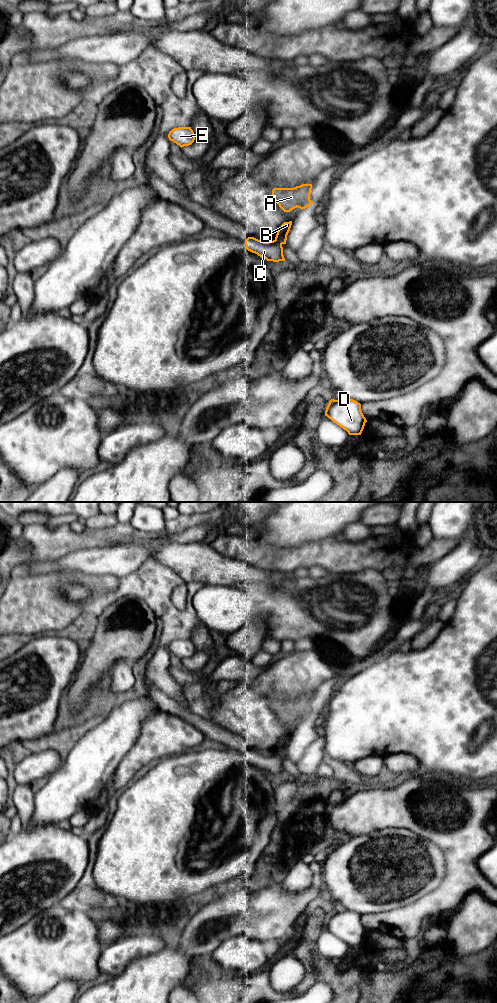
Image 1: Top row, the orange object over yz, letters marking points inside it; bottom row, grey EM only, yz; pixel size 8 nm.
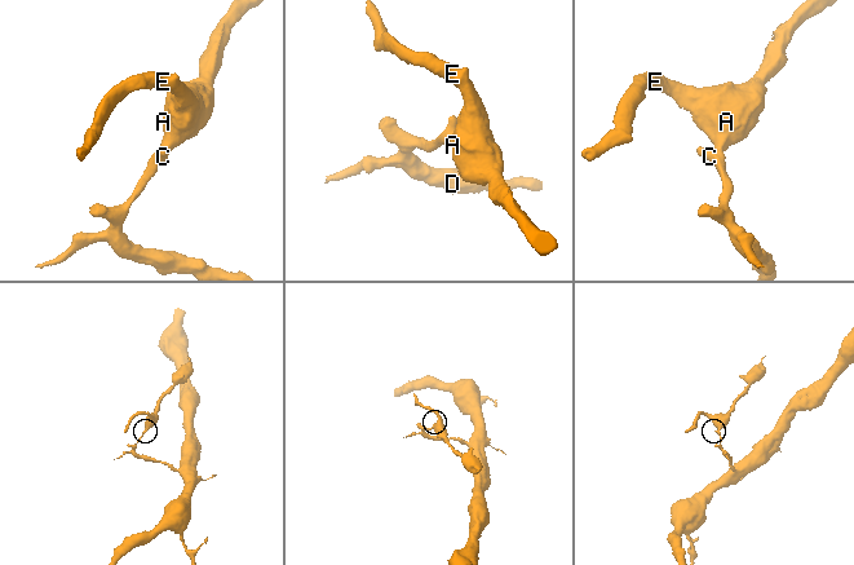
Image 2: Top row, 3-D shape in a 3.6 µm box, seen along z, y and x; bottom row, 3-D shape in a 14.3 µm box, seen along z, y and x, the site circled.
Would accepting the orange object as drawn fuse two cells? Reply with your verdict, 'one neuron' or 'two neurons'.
two neurons

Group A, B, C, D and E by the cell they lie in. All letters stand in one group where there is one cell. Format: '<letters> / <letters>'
A B E / C D

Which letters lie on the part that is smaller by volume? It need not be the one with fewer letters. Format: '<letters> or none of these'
A, B, E

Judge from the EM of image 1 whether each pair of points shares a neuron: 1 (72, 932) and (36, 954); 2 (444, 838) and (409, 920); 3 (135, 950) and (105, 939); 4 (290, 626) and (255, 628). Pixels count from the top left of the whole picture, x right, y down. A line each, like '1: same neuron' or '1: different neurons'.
1: same neuron
2: same neuron
3: different neurons
4: different neurons

